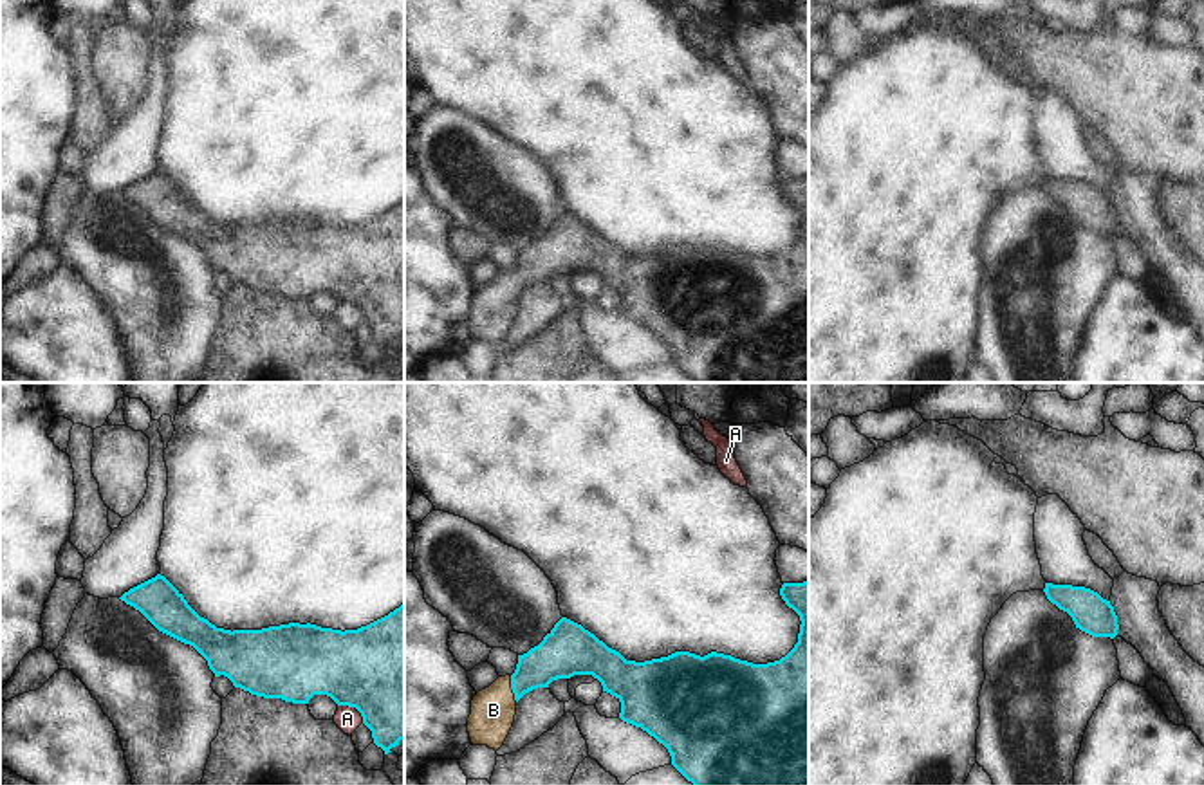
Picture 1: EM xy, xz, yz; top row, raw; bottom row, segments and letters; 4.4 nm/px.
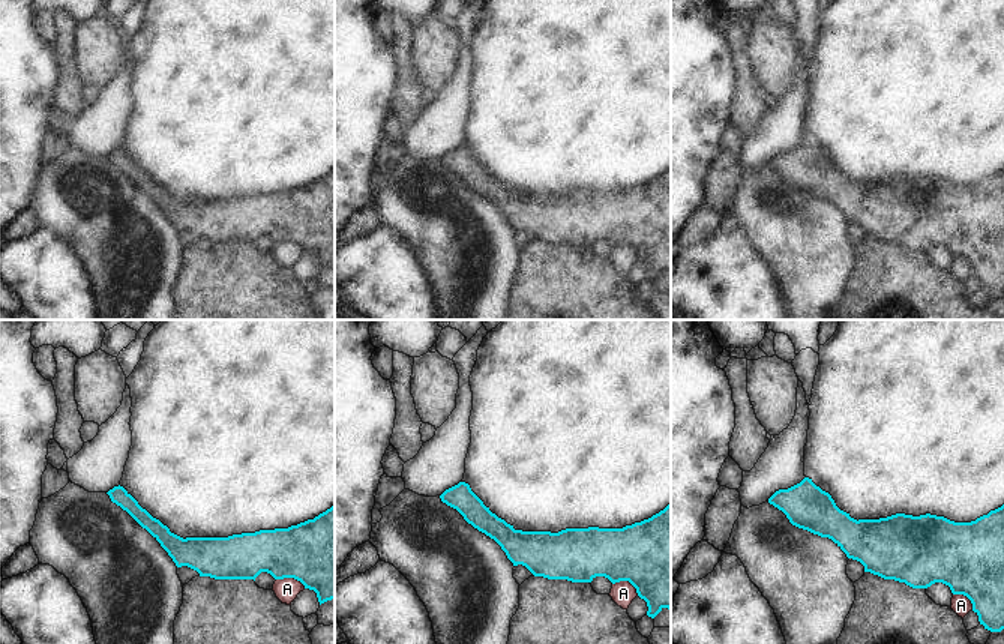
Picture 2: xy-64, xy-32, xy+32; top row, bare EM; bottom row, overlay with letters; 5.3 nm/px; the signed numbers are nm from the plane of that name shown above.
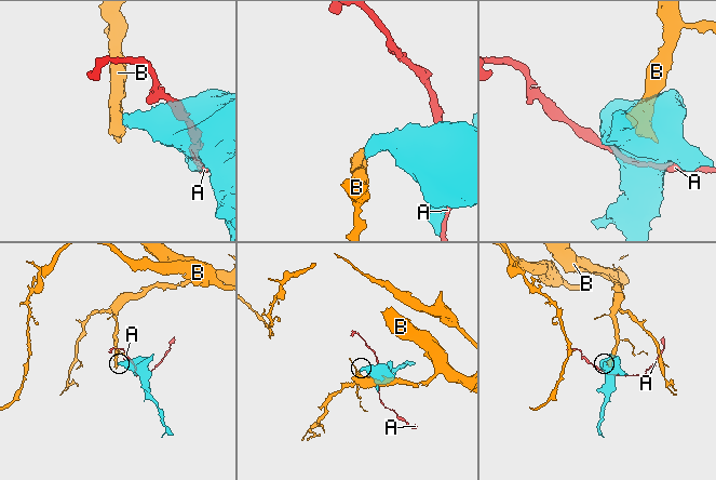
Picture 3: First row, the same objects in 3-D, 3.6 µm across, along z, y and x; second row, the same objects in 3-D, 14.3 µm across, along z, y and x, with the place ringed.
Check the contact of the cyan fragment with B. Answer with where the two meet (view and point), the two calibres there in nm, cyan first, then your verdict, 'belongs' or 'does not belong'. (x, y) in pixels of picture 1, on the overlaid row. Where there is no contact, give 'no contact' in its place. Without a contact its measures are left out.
meets cyan in xz at (511, 688); 190 nm thick on the cyan side, 200 nm on the other; belongs

